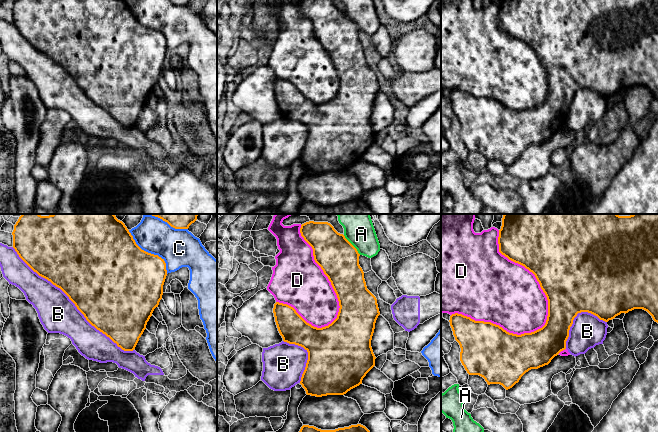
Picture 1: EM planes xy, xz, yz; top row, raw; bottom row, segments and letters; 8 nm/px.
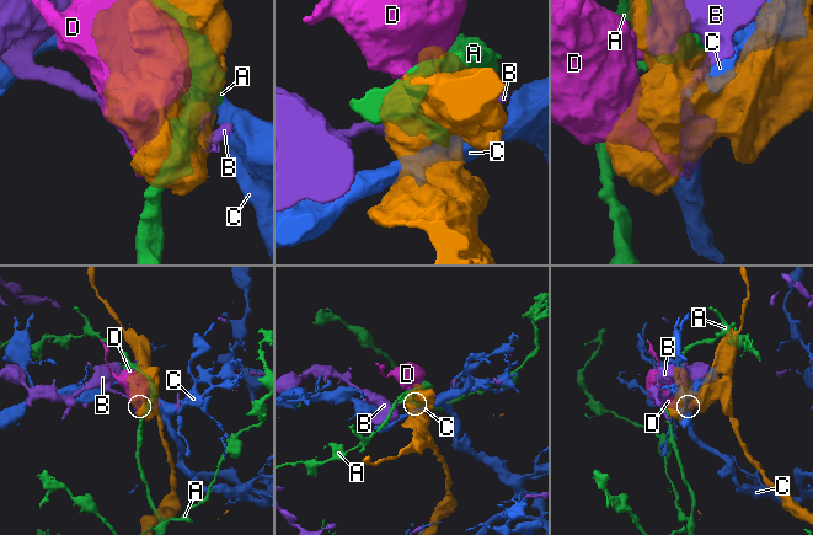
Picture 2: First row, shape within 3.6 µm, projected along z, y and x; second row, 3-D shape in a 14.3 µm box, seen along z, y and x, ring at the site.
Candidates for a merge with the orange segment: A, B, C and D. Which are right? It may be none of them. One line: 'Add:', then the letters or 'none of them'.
Add: none of them

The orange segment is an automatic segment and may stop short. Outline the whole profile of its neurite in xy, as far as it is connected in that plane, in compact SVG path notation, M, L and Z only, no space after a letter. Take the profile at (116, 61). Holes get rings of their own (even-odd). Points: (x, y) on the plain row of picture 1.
M15 0L13 24L39 52L60 64L86 96L124 127L133 127L163 71L166 39L142 26L125 0Z

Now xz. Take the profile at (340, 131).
M302 0L300 9L312 23L315 38L331 58L339 77L339 88L331 100L317 104L307 99L293 83L276 78L273 84L275 98L284 118L301 122L308 128L308 136L300 157L306 170L316 173L344 171L362 160L363 154L375 142L376 133L371 123L371 116L376 96L380 91L377 75L367 65L364 48L359 41L360 30L343 10L338 9L331 0Z

